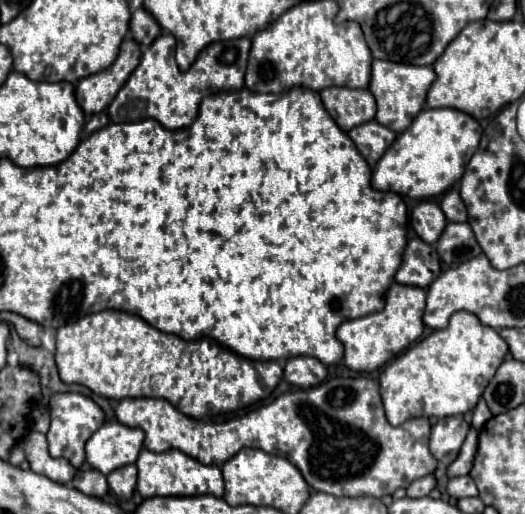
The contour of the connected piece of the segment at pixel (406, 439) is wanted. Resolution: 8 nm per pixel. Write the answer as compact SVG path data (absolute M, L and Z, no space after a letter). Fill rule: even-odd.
M336 377L312 389L294 389L276 397L272 403L252 409L244 415L226 419L194 419L180 413L166 399L124 399L116 407L116 419L128 427L140 427L146 433L144 447L156 453L178 449L204 465L224 465L242 447L262 449L270 455L284 455L292 465L300 469L306 483L322 493L336 497L382 497L392 495L398 487L408 487L412 481L434 473L436 459L428 449L430 421L426 417L408 419L404 425L392 427L386 421L380 385L368 377Z

